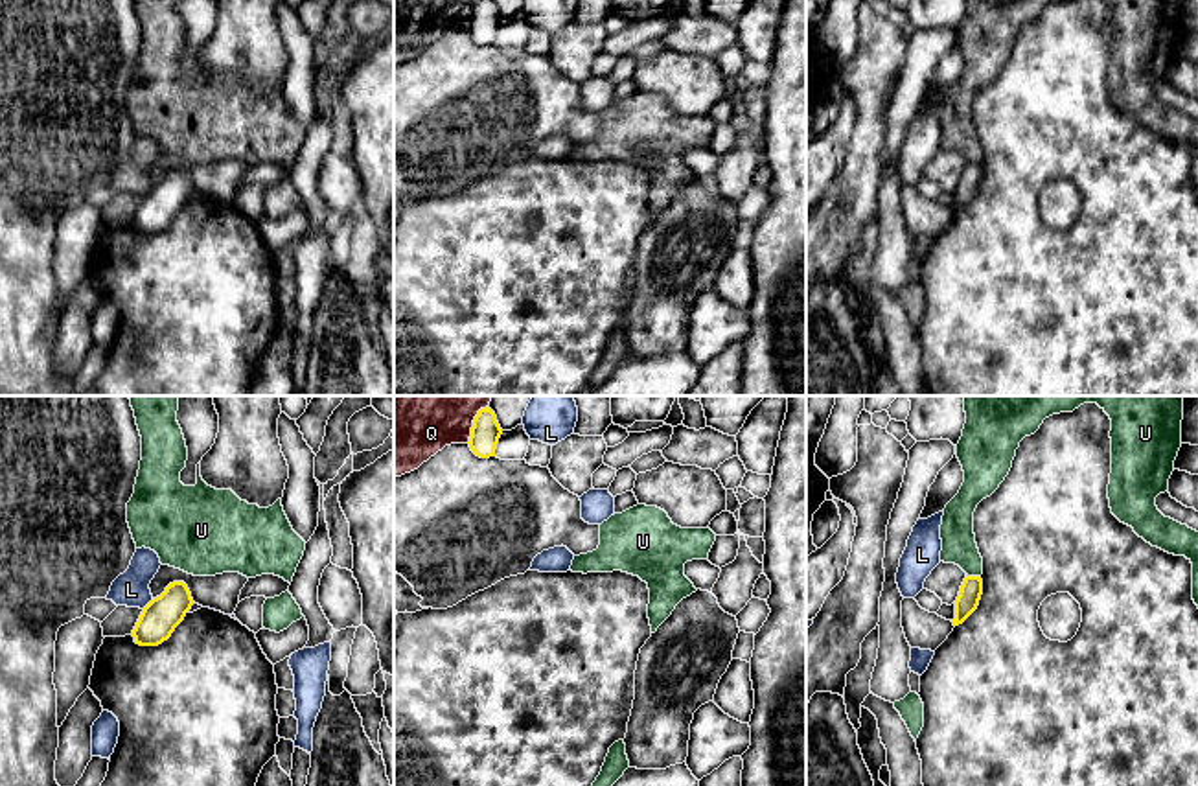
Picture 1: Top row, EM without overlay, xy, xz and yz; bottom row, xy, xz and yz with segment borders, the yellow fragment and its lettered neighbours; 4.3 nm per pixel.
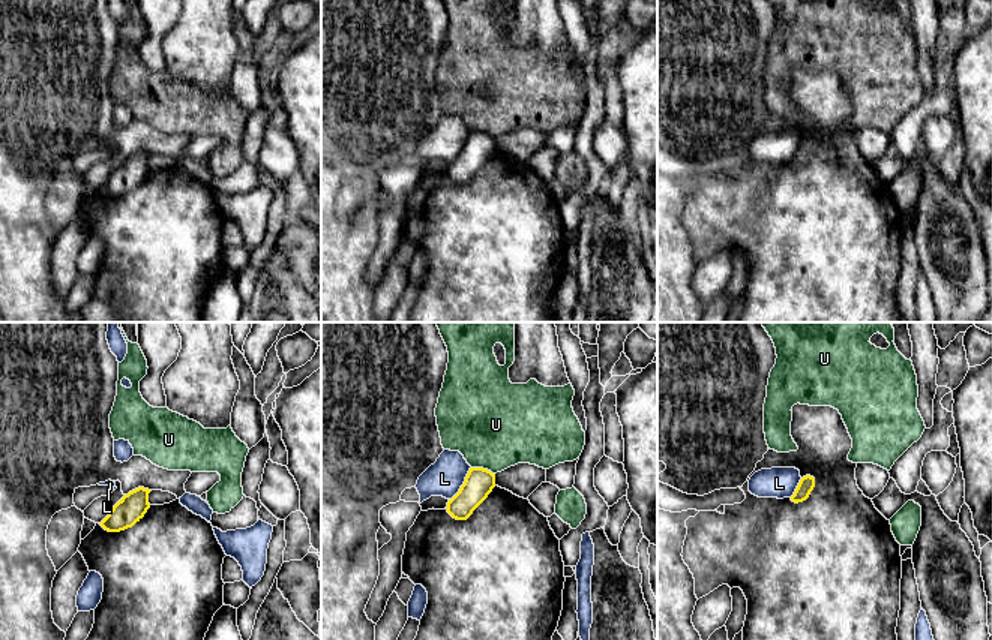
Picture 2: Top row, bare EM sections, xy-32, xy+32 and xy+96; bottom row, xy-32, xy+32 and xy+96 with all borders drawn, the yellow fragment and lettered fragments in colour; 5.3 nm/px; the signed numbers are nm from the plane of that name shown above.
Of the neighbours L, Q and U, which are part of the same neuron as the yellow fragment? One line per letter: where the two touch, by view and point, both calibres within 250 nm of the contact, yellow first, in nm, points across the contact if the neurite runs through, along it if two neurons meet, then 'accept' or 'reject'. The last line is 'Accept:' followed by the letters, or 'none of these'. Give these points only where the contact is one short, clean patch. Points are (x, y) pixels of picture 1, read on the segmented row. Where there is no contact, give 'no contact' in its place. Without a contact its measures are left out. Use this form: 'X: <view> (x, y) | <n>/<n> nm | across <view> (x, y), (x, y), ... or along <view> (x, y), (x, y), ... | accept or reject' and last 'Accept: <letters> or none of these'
L: xy (149, 602) | 160/150 nm | reject
Q: xz (473, 422) | 130/480 nm | reject
U: yz (974, 577) | 100/150 nm | along yz (967, 573), (979, 577) | reject
Accept: none of these

